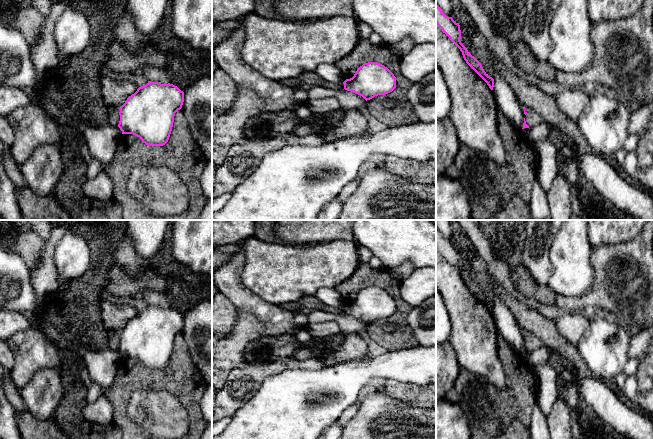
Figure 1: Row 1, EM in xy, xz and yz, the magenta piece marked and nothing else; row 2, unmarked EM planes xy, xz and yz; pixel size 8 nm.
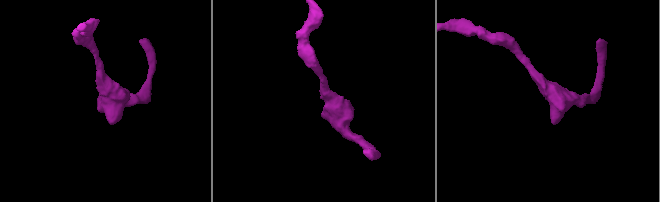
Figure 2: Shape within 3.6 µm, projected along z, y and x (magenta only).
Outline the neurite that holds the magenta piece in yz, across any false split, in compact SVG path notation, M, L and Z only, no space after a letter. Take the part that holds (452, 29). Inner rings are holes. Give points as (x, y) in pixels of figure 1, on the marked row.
M436 4L436 24L442 29L450 40L460 49L466 63L487 83L493 90L494 79L486 74L480 62L470 54L466 47L461 43L461 30L459 23L456 23L452 17L446 16L441 8Z

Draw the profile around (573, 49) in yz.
M588 0L562 1L551 23L553 49L547 60L557 71L577 73L593 62L592 23Z

